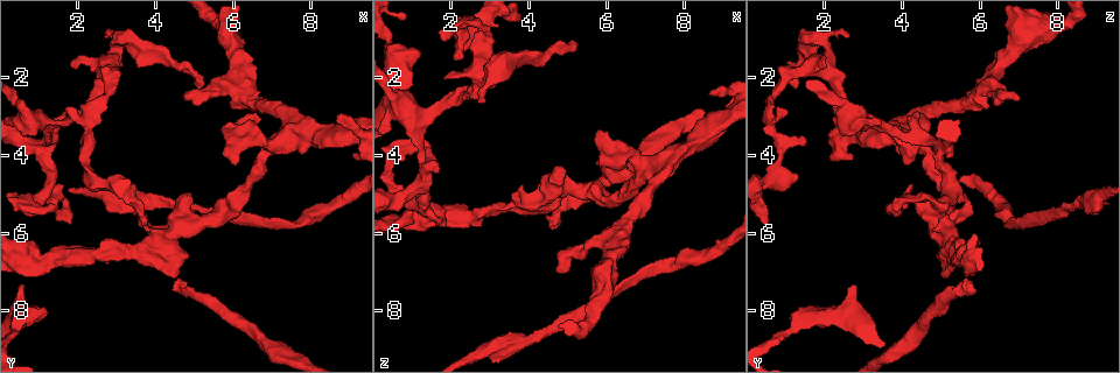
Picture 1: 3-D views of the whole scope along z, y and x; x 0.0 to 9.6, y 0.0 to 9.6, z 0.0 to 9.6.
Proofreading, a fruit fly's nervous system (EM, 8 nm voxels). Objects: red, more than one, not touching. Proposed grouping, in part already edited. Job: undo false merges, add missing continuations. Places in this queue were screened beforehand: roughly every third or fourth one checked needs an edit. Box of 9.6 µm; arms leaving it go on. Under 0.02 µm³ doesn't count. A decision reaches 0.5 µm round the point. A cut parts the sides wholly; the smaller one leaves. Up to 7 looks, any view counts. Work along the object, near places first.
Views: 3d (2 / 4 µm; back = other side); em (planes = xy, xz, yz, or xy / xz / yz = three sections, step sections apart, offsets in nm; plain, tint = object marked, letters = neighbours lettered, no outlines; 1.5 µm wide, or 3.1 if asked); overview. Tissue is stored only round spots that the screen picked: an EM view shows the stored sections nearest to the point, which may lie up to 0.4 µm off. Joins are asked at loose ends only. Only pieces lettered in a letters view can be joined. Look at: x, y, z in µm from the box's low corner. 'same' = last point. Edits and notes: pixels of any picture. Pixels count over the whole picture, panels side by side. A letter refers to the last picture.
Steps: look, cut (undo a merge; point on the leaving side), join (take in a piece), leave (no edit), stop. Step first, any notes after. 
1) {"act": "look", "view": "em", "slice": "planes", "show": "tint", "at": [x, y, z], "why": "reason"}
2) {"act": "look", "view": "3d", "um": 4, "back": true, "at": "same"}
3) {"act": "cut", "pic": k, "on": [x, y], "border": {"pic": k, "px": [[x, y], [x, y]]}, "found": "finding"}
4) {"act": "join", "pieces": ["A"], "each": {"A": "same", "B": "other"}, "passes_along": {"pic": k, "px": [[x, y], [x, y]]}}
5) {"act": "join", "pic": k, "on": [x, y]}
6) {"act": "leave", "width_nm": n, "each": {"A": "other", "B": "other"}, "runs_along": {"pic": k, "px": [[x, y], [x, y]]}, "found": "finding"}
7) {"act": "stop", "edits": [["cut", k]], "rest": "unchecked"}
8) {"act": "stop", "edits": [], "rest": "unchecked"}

{"act": "look", "view": "3d", "um": 2, "at": [2.80, 1.00, 2.70], "why": "free end"}

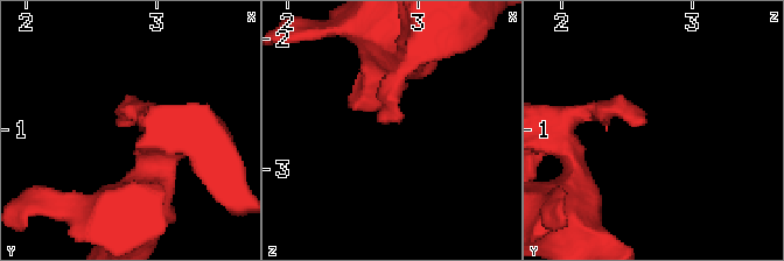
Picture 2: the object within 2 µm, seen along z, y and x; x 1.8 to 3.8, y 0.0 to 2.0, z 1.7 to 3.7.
{"act": "look", "view": "em", "slice": "yz", "step": 4, "show": "tint", "at": [2.76, 0.96, 2.66], "why": "shape alone is not enough"}

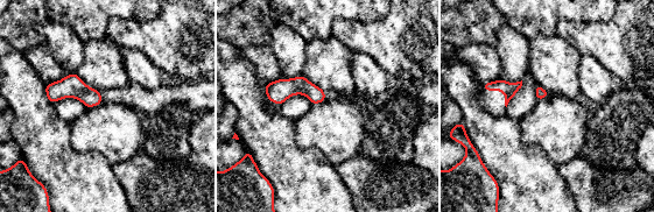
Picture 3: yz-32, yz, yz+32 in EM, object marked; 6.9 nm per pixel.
{"act": "look", "view": "em", "slice": "xz", "step": 4, "show": "letters", "at": "same"}

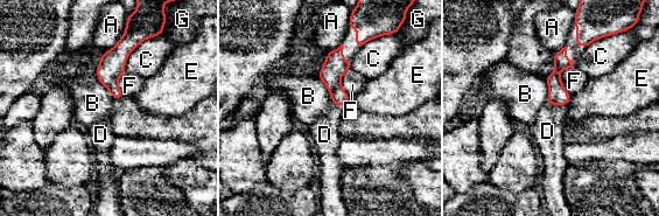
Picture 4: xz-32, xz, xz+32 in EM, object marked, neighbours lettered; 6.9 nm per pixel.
{"act": "join", "pieces": ["D"], "each": {"A": "other", "B": "other", "C": "other", "D": "same", "E": "other", "F": "other", "G": "other"}, "passes_along": {"pic": 4, "px": [[558, 95], [558, 104], [547, 131]]}, "found": "it goes on there"}

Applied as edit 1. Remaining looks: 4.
{"act": "look", "view": "3d", "um": 2, "at": [1.70, 2.70, 0.80], "why": "an open end"}

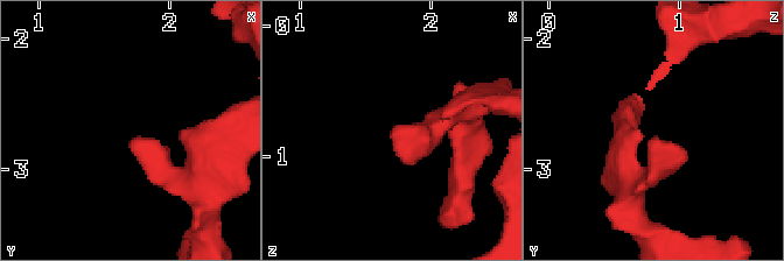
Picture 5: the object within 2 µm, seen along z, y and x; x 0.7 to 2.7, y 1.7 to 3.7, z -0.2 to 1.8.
{"act": "look", "view": "em", "slice": "yz", "step": 8, "show": "letters", "at": [1.72, 2.76, 0.84]}

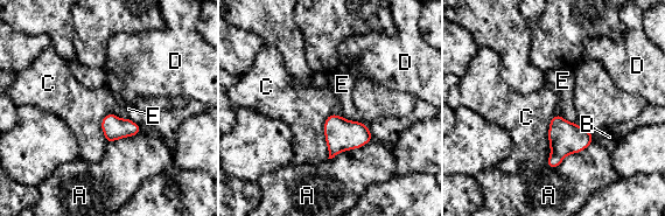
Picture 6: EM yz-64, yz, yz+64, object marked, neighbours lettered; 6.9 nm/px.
{"act": "leave", "width_nm": 160, "each": {"A": "other", "B": "other", "C": "other", "D": "other", "E": "other"}, "border": {"pic": 6, "px": [[553, 115], [546, 165]]}, "found": "none of them fits"}

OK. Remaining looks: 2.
{"act": "look", "view": "em", "slice": "planes", "show": "letters", "at": [5.70, 3.35, 3.45], "why": "an open end"}

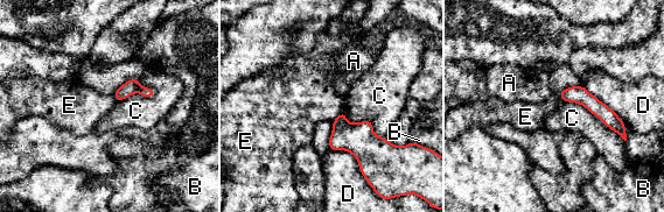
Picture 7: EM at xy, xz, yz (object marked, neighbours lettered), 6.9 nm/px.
{"act": "leave", "each": {"A": "other", "B": "other", "C": "other", "D": "other", "E": "other"}, "border": {"pic": 7, "px": [[342, 111], [333, 121]]}, "found": "no lettered piece goes on from it"}

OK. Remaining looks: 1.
{"act": "stop", "edits": [["join", 4]], "rest": "unchecked"}

